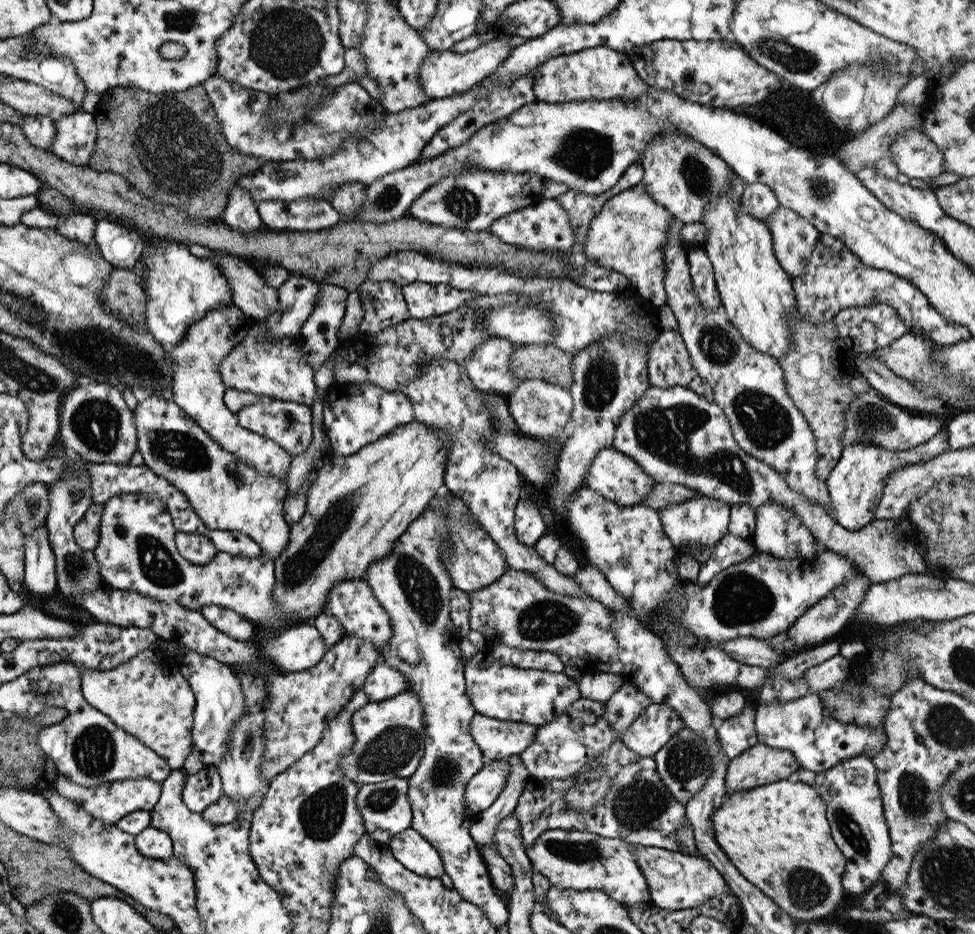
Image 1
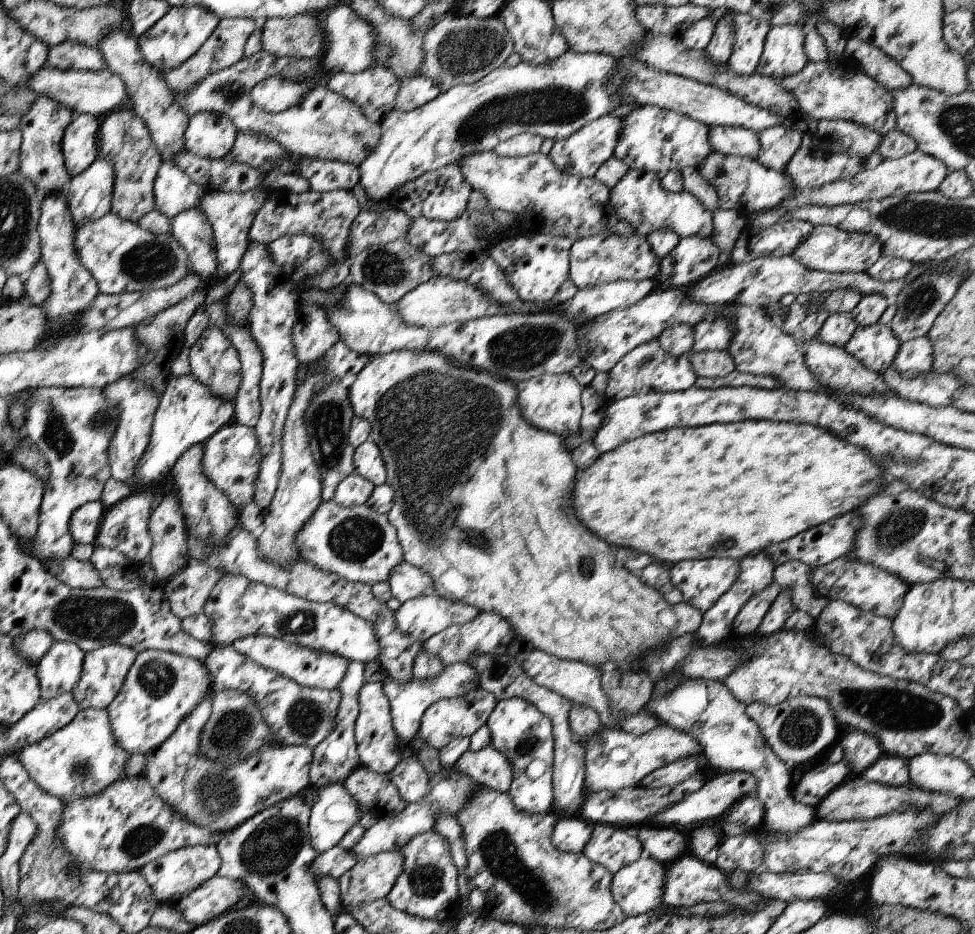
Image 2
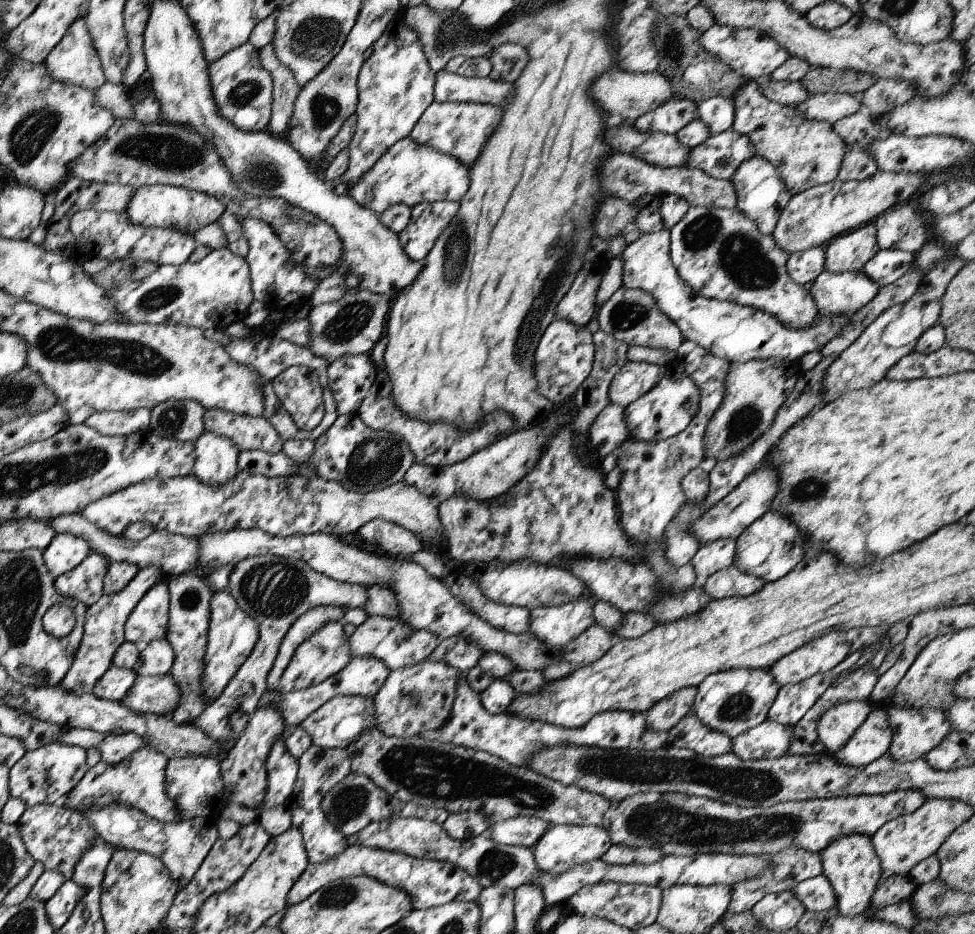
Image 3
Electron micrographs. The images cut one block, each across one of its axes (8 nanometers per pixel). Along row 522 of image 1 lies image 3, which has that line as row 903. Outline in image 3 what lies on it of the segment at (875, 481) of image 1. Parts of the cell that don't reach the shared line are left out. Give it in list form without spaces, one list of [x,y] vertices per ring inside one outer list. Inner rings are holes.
[[[865,834],[837,836],[829,846],[820,852],[820,866],[823,875],[831,884],[835,894],[835,907],[841,916],[851,917],[871,908],[871,896],[877,888],[877,880],[883,874],[877,854],[873,852],[871,837]]]

